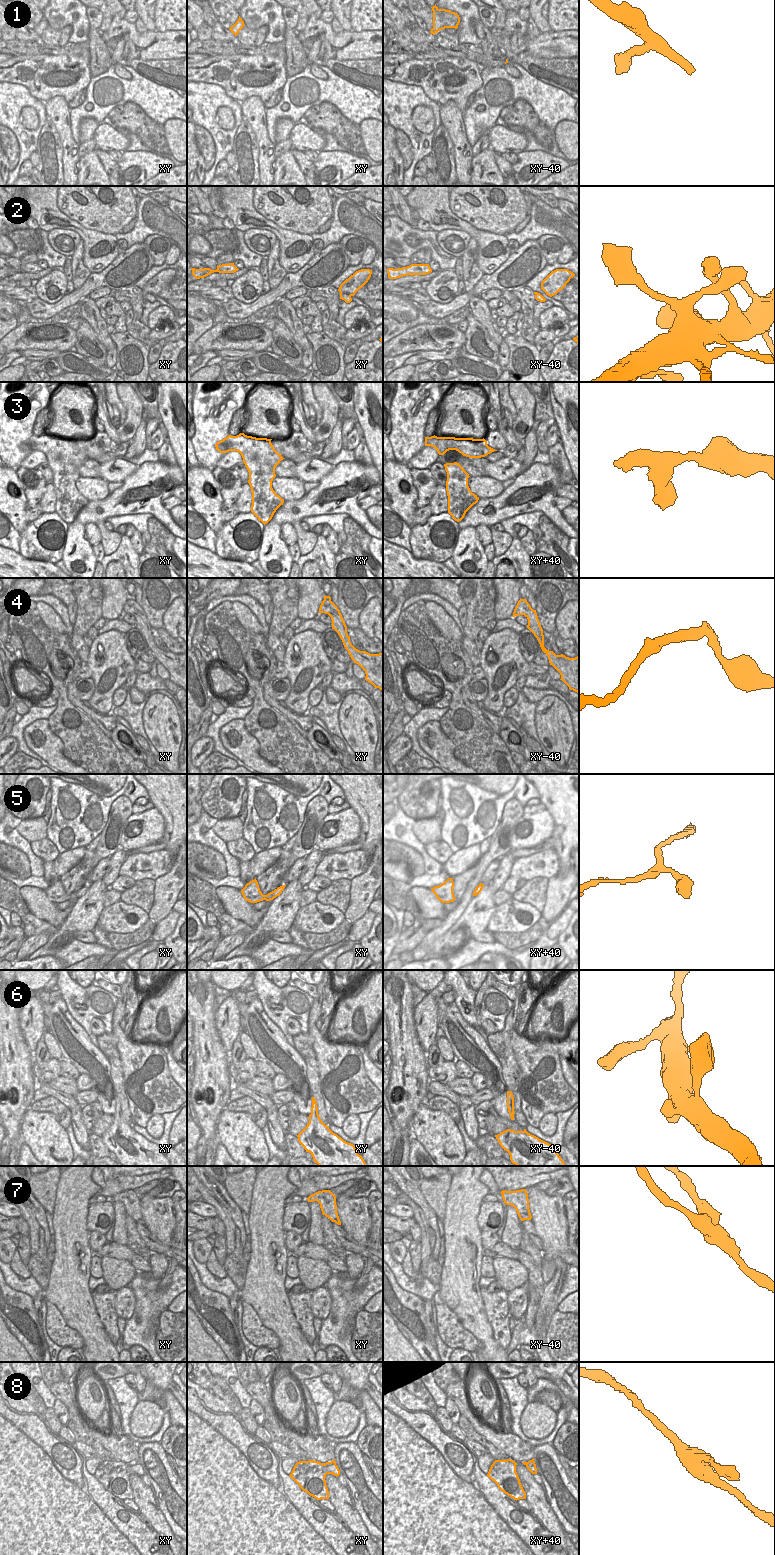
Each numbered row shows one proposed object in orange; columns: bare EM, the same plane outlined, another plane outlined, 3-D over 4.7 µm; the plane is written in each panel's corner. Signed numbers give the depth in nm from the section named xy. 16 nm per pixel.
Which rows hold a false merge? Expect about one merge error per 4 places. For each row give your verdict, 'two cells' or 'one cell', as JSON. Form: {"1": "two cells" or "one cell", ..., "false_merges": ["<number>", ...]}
{"1": "one cell", "2": "one cell", "3": "one cell", "4": "one cell", "5": "one cell", "6": "one cell", "7": "two cells", "8": "one cell", "false_merges": ["7"]}

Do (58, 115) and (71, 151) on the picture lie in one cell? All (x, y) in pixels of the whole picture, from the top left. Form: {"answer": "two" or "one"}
{"answer": "one"}

